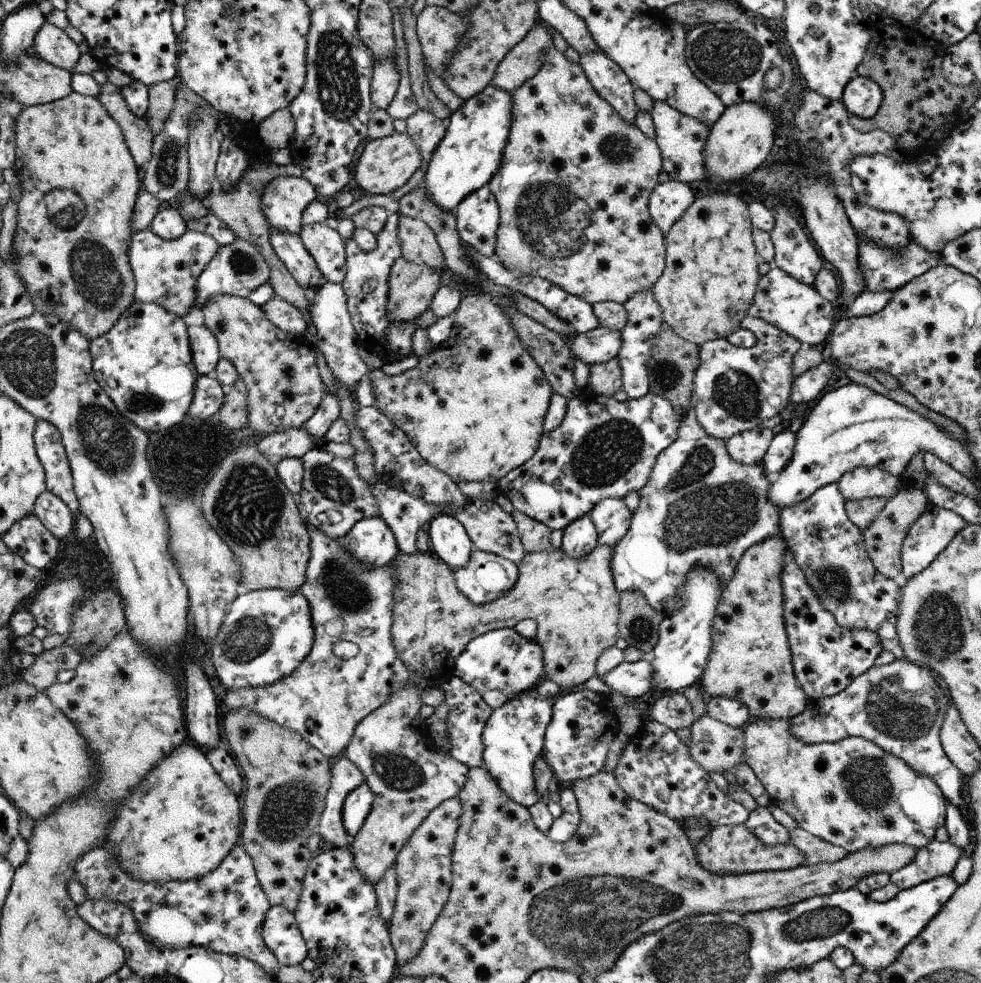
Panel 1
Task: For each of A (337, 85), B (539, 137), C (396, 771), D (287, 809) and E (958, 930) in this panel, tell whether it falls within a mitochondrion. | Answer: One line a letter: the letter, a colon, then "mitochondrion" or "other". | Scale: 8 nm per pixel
A: mitochondrion
B: other
C: mitochondrion
D: mitochondrion
E: other

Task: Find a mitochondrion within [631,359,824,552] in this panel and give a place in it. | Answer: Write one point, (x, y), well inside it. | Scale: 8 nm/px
(737, 395)

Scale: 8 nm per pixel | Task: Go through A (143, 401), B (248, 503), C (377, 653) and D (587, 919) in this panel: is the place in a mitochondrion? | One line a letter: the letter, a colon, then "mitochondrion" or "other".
A: mitochondrion
B: mitochondrion
C: other
D: mitochondrion

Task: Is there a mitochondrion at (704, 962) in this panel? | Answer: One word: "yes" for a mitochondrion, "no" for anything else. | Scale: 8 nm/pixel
yes

